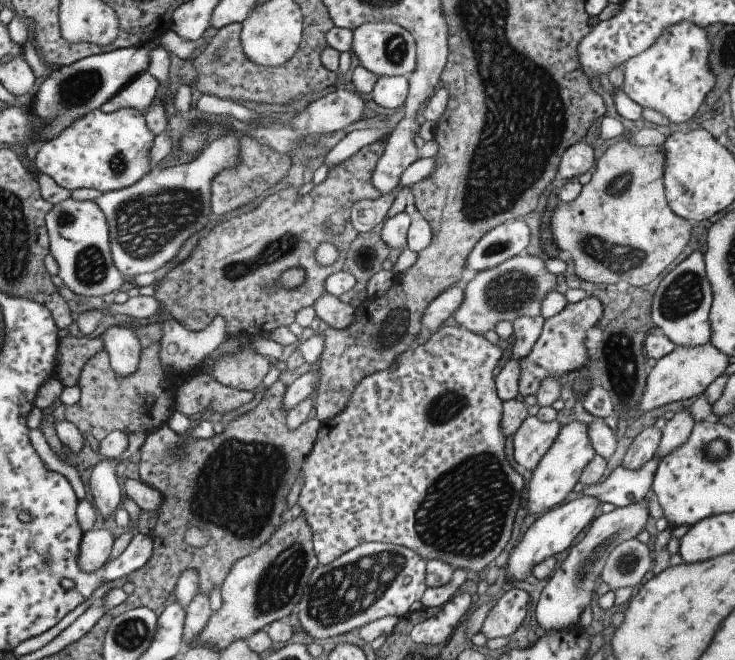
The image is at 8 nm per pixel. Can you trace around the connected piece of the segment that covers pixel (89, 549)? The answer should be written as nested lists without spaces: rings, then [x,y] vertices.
[[[106,529],[89,530],[84,533],[79,546],[78,566],[85,573],[93,573],[110,558],[114,538]]]

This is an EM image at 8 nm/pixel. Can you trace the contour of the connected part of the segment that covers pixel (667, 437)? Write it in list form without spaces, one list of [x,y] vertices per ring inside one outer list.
[[[688,409],[676,412],[674,417],[666,421],[662,428],[662,436],[657,448],[657,454],[661,460],[671,453],[671,450],[681,447],[690,436],[694,428],[694,418]]]

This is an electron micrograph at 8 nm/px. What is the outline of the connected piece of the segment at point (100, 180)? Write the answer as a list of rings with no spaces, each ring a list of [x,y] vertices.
[[[100,108],[81,116],[60,134],[47,140],[37,150],[34,166],[37,168],[37,174],[47,174],[56,184],[71,191],[86,187],[101,193],[114,192],[132,186],[150,172],[150,149],[153,147],[154,137],[155,134],[150,130],[139,110],[120,109],[113,113],[106,113]]]

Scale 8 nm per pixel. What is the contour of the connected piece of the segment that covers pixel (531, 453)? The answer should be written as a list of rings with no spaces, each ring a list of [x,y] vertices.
[[[529,416],[514,433],[514,458],[520,469],[530,473],[554,444],[561,426],[558,421],[544,422],[537,416]]]

